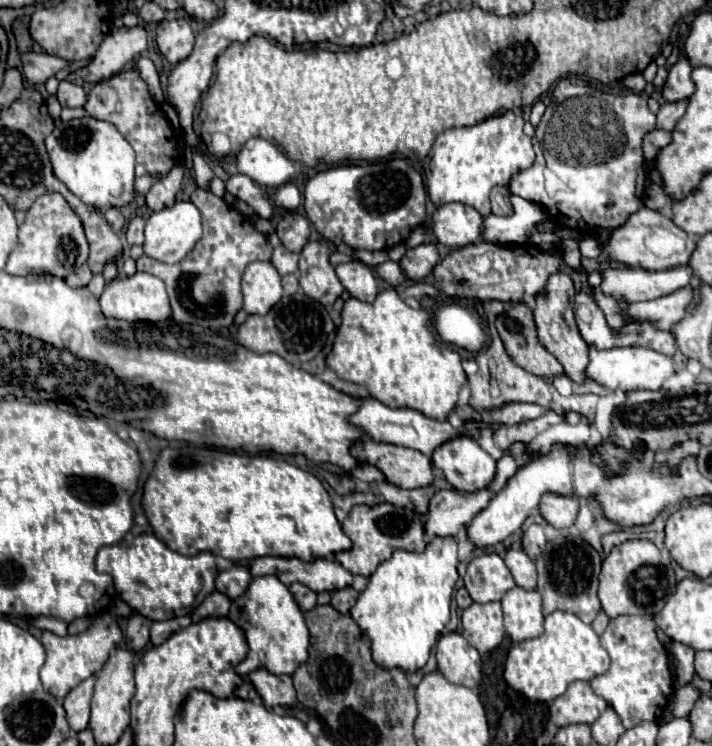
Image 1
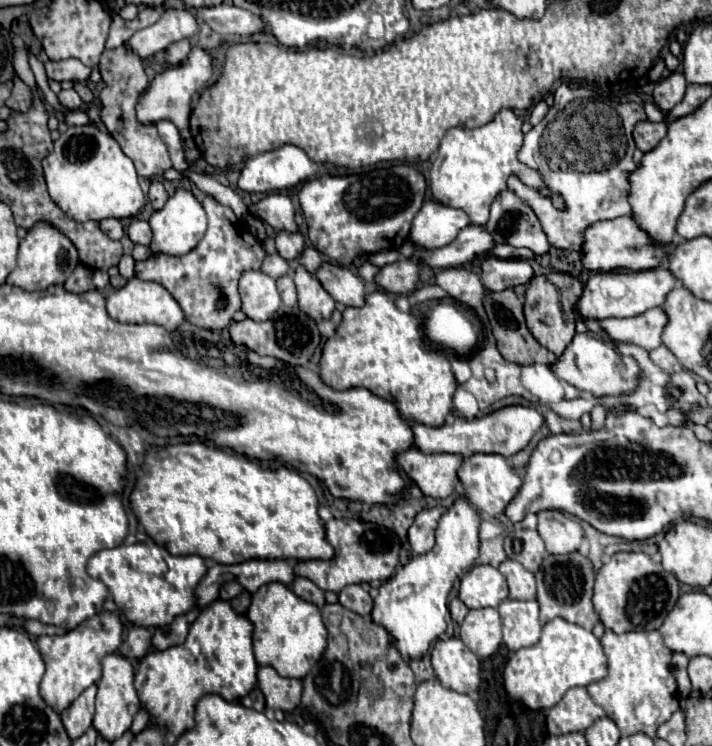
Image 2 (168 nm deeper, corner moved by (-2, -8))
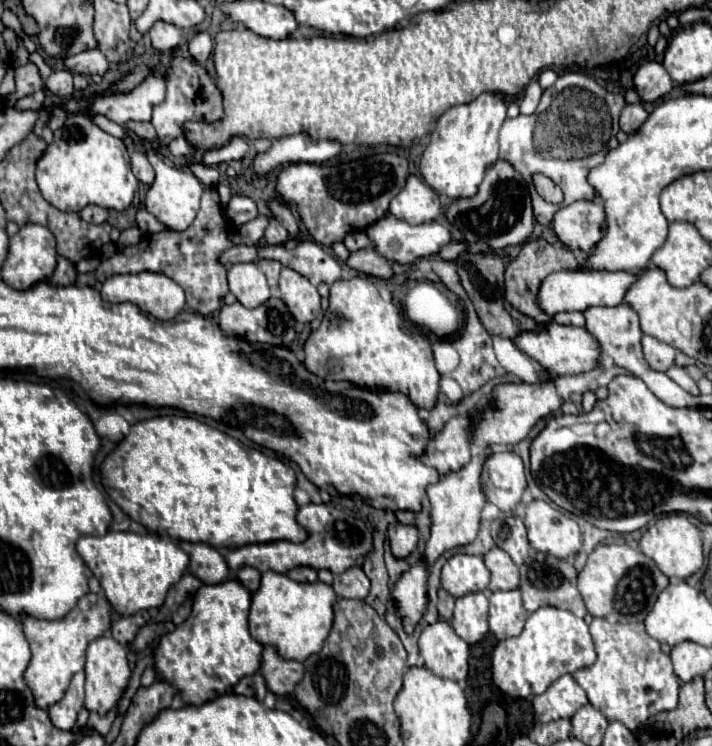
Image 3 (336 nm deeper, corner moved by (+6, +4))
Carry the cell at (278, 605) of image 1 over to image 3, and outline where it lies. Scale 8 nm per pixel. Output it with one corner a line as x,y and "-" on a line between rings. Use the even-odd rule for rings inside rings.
264,572
262,574
262,582
260,582
260,588
258,592
254,592
252,596
252,608
250,608
250,634
254,640
258,640
260,644
272,644
278,648
278,652
284,656
284,658
290,658
290,660
298,660
298,662
304,662
310,654
316,654
322,650
324,646
324,640
328,638
330,630
332,630
332,620
334,620
334,610
332,606
336,604
338,596
334,592
332,586
324,584
324,582
294,582
292,578
284,576
284,574
278,574
278,572

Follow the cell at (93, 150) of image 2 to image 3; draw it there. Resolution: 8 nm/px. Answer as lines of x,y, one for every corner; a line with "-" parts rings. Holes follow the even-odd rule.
84,112
68,116
64,126
54,132
54,142
36,164
36,182
42,196
64,212
80,212
88,204
118,212
126,210
140,184
132,174
124,142
100,130

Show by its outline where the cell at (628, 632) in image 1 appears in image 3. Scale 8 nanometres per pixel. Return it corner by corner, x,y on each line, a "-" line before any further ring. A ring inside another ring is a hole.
594,618
590,634
596,648
596,662
580,668
572,678
586,690
588,702
598,708
610,722
618,720
628,730
638,730
652,714
674,710
678,706
680,680
672,672
670,656
660,652
660,642
652,640
644,624
610,624
604,618

